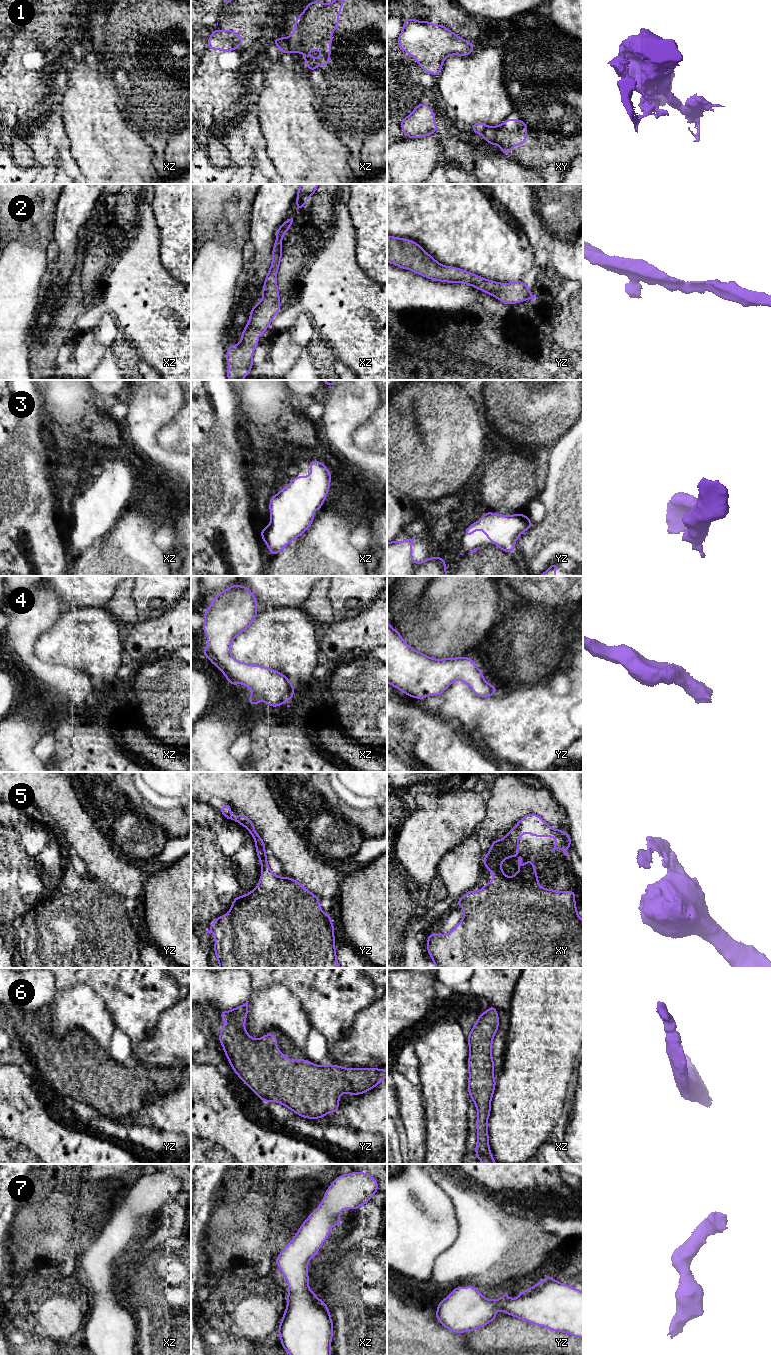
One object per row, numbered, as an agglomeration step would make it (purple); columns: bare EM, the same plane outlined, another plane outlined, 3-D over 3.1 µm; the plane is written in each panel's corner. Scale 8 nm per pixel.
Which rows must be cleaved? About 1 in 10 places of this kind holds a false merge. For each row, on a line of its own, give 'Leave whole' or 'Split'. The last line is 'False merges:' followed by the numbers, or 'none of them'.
1: Split
2: Leave whole
3: Leave whole
4: Leave whole
5: Leave whole
6: Leave whole
7: Leave whole
False merges: 1

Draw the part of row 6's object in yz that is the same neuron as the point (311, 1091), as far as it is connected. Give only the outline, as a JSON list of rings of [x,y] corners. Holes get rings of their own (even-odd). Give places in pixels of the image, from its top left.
[[[248,1002],[230,1011],[219,1012],[227,1023],[222,1026],[219,1041],[223,1046],[231,1068],[263,1102],[280,1103],[301,1117],[315,1120],[327,1113],[338,1113],[342,1093],[353,1096],[376,1087],[387,1077],[387,1070],[378,1068],[344,1068],[327,1064],[319,1066],[311,1061],[291,1060],[276,1046],[277,1036],[266,1034],[256,1040],[249,1036],[244,1026],[248,1014]]]

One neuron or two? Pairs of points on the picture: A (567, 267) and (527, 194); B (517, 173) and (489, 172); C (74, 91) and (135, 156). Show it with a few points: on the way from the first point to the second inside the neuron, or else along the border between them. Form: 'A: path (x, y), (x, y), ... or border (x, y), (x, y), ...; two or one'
A: path (556, 249), (527, 220), (527, 212); one
B: path (510, 173), (496, 173); one
C: path (90, 107), (93, 110), (93, 114), (119, 140); one

